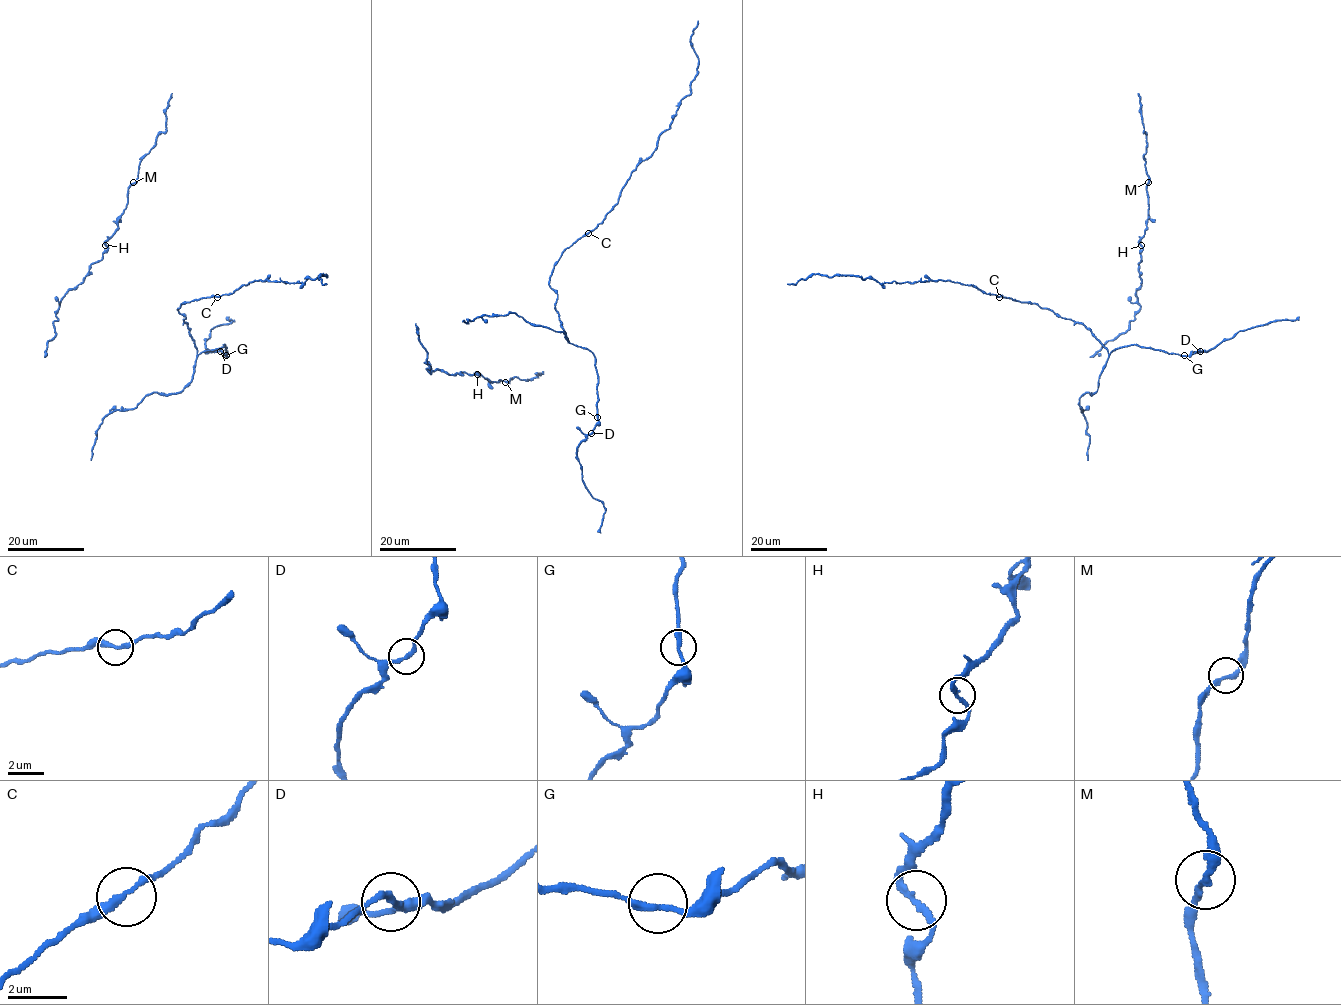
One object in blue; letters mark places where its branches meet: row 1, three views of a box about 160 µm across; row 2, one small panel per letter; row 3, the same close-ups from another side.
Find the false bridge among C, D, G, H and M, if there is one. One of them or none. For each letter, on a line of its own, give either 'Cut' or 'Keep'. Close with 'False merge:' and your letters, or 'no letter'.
C: Keep
D: Keep
G: Keep
H: Keep
M: Keep
False merge: no letter

